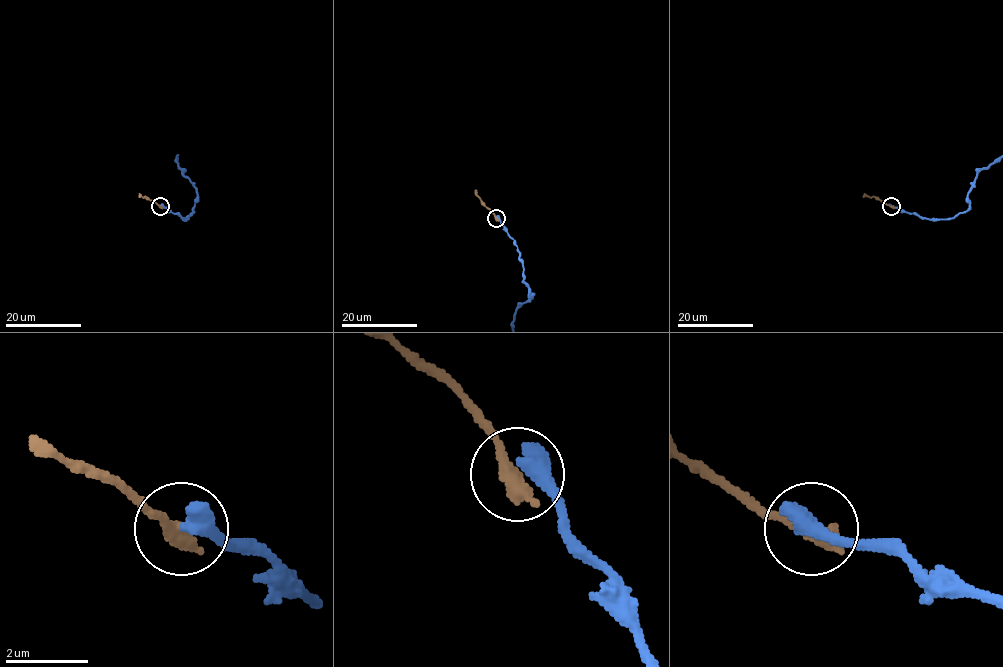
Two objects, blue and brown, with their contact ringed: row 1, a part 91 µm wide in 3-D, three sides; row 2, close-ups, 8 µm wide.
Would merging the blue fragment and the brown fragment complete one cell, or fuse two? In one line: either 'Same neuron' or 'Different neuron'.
Different neuron

